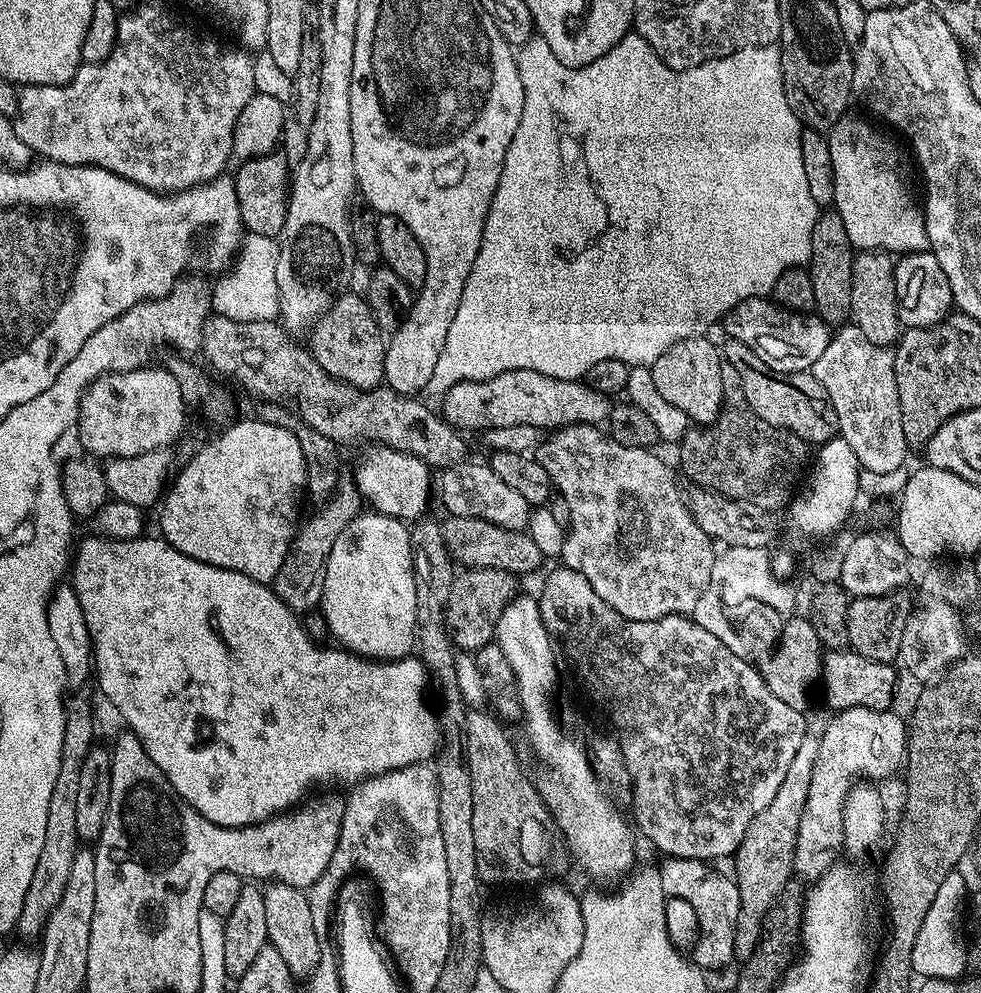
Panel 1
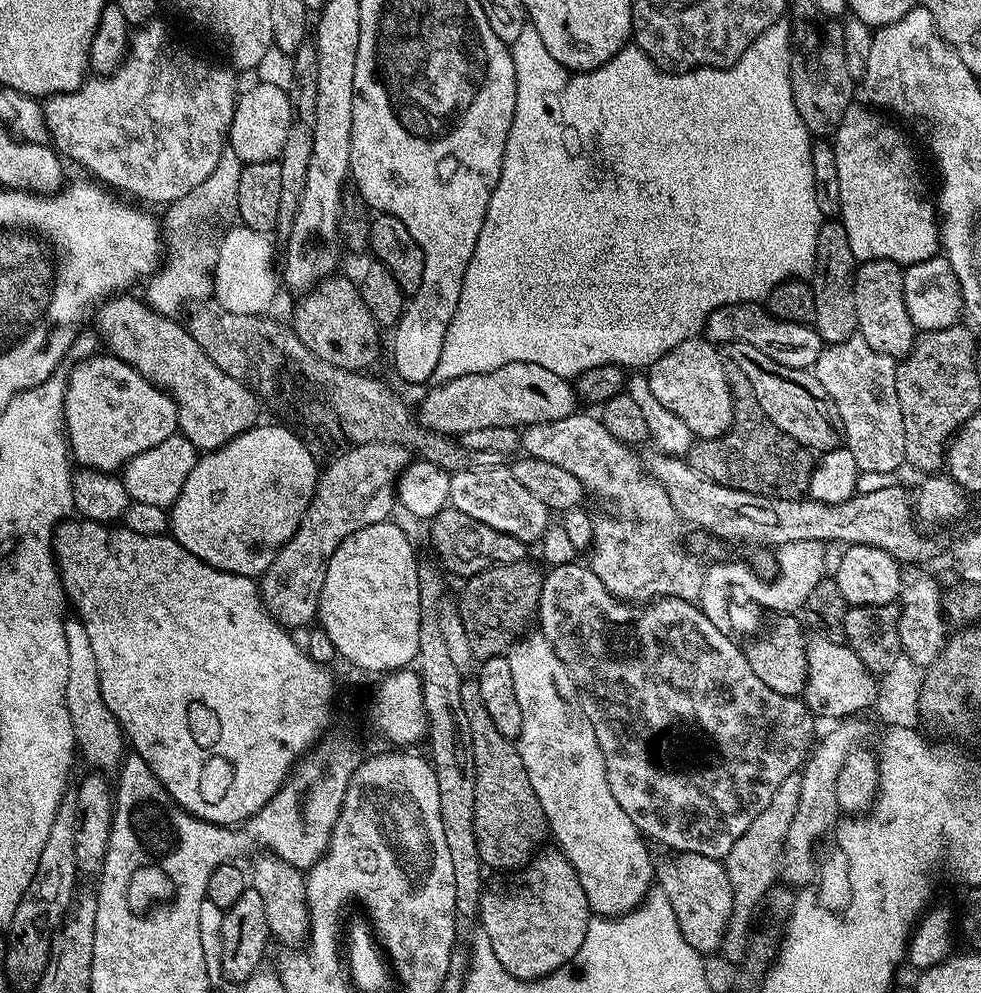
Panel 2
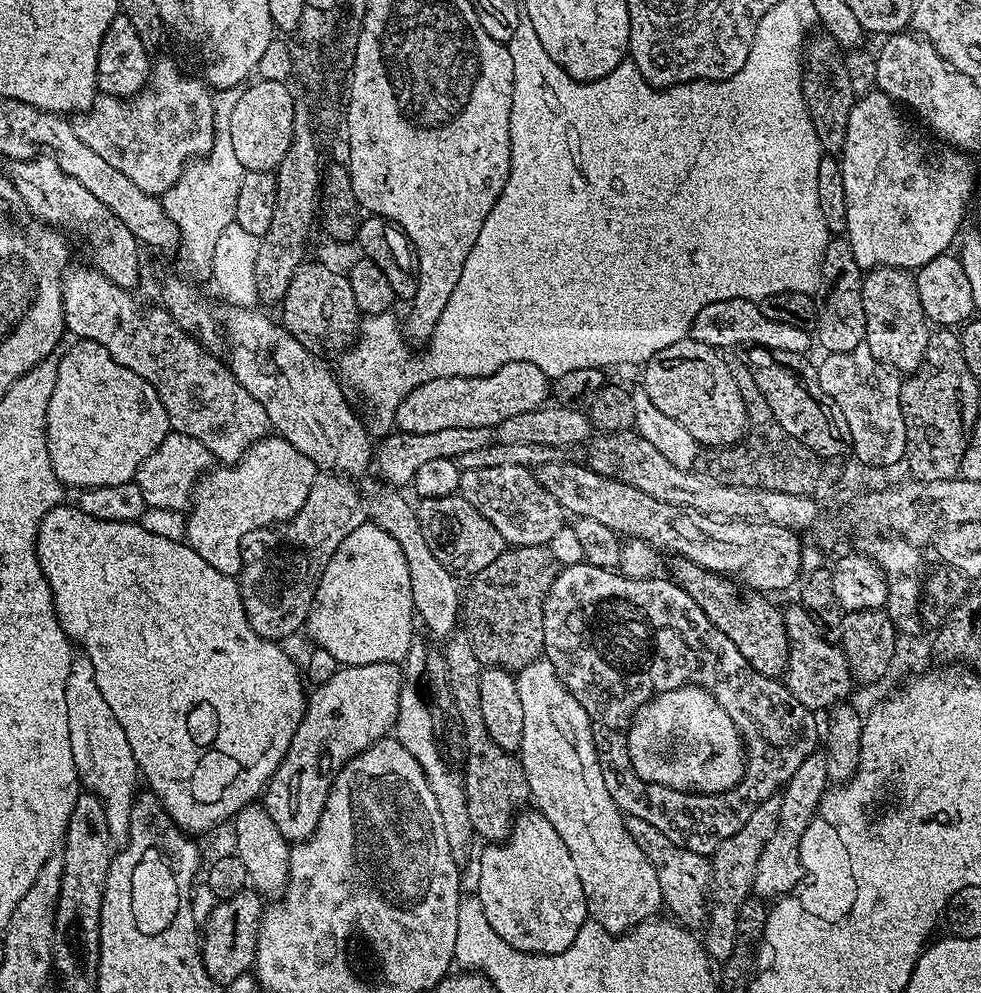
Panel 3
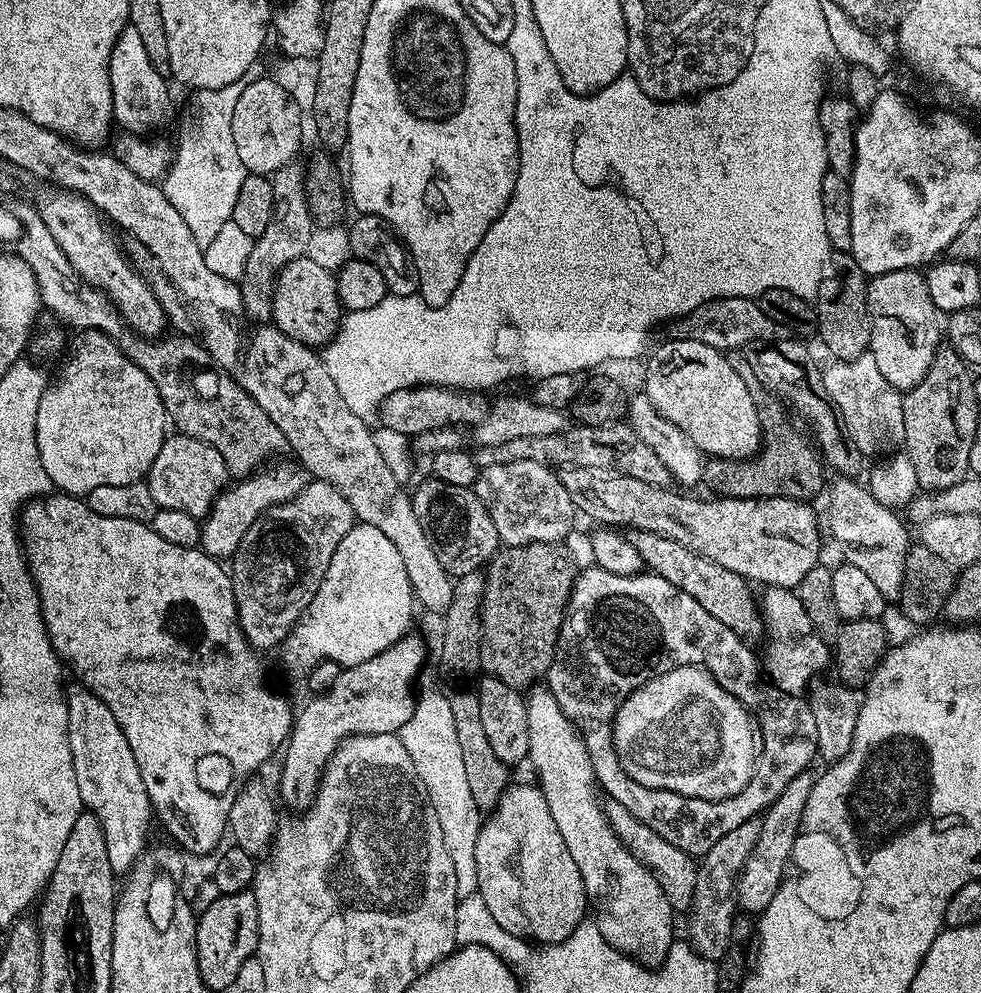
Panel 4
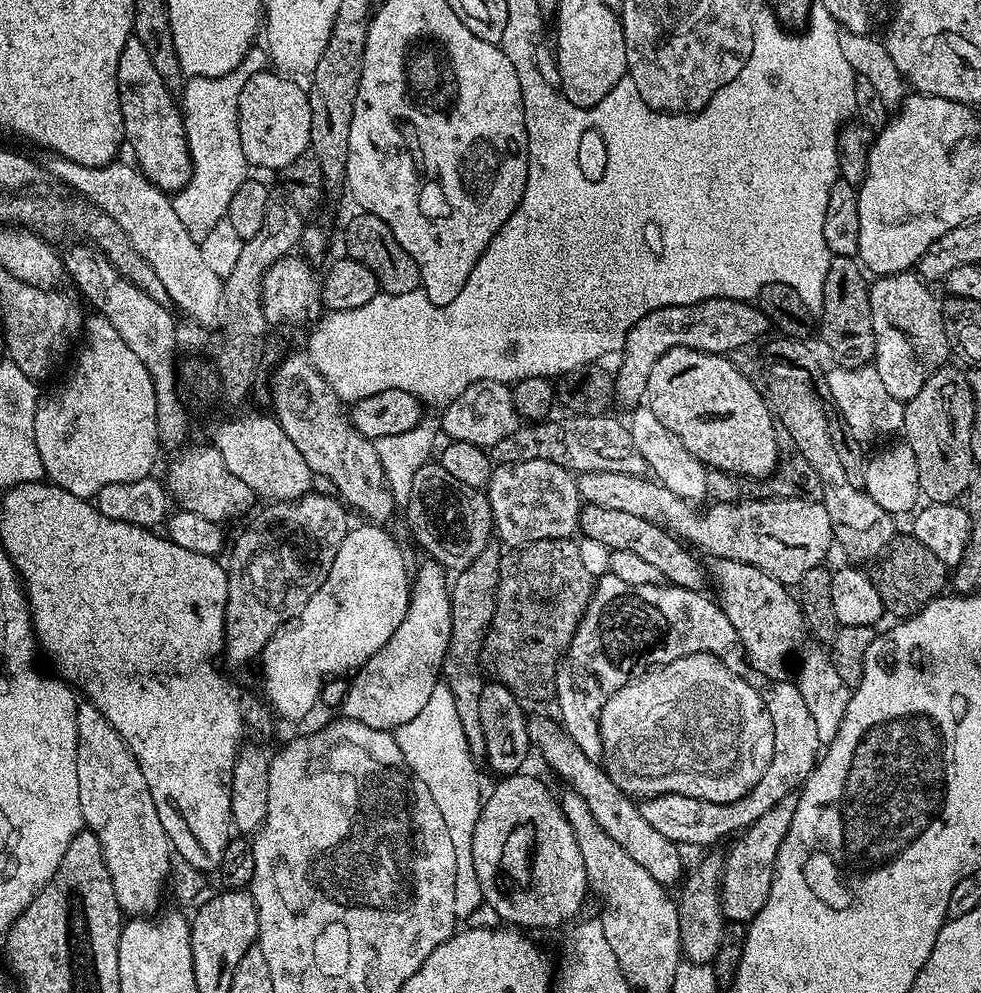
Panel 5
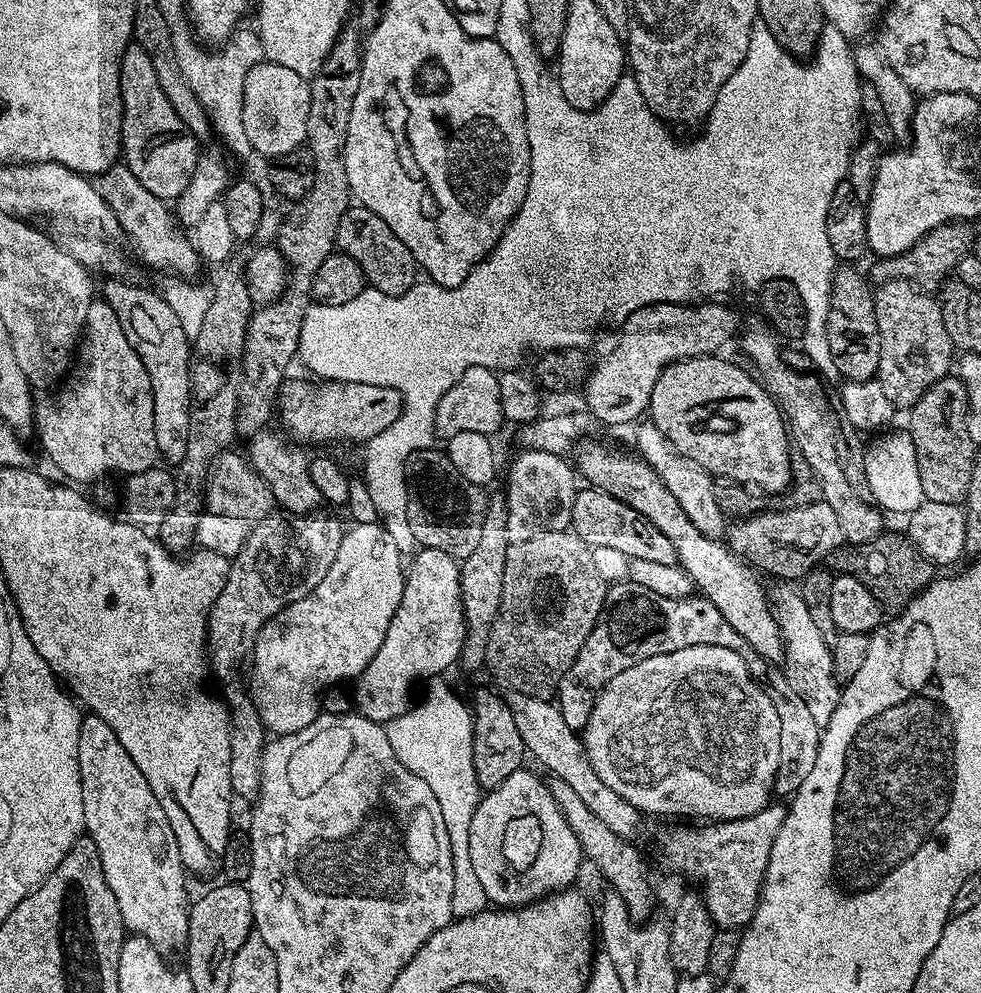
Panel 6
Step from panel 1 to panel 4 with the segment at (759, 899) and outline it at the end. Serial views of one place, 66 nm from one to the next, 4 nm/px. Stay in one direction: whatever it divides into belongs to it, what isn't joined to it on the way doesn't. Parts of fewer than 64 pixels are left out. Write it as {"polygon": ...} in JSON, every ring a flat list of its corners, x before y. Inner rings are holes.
{"polygon":[[759,819,742,822,742,826,737,826,735,830,730,830,730,834,714,842,714,846,710,846,710,850,699,861,690,907,692,917,688,920,688,936,692,939,693,950,701,956,701,961,718,962,729,946,732,917,738,912,736,882,758,842,760,823]]}

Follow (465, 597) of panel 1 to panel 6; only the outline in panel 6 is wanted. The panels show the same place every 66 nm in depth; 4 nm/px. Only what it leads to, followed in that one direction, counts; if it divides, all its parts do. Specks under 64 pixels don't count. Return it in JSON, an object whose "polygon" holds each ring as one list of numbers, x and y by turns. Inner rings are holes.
{"polygon":[[571,530,540,534,517,544,509,543,506,574,502,578,502,606,498,618,494,618,484,659,487,671,492,671,493,678,505,684,505,689,527,696,547,697,548,691,551,688,553,691,561,678,568,675,574,658,578,658,578,650,582,650,590,630,594,630,600,613,604,611,604,600,610,587,598,574,591,554,588,544]]}

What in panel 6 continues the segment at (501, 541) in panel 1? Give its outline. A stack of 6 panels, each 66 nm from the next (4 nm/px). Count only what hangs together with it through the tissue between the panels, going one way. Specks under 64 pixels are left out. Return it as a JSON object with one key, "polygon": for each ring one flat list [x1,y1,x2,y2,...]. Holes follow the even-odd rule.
{"polygon":[[433,446,426,450,418,450,408,460,406,474,408,475,408,517,410,530,414,530,414,538,420,548,442,550,446,554,463,558,474,554,479,540,482,538,482,522,486,522,486,510,490,503,489,497,484,497,485,489,474,482,466,482,454,470,454,462,450,462,447,451]]}

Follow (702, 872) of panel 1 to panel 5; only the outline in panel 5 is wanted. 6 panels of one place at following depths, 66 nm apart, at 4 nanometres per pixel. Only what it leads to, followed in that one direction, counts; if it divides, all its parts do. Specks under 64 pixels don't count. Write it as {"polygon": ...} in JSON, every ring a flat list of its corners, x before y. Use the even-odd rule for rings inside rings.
{"polygon":[[532,716,528,722,528,743,533,749,540,751,540,756,568,783,567,787,576,792,590,806,590,814,594,814,594,822,646,870,652,878,670,888,677,885,684,874,682,856,679,845,665,838,654,828,646,818,642,818,640,805,633,797,624,793,608,776,597,761,586,758,578,747,578,742,565,734,563,728,555,719,548,716]]}

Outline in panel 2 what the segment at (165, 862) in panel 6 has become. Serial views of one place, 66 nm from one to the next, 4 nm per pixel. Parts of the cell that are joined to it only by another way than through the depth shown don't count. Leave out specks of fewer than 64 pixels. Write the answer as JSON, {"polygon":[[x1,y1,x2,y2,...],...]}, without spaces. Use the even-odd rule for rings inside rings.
{"polygon":[[75,618,65,619,64,634,66,636,66,654,70,654,70,666,66,670,66,710,70,714,79,755,84,755,85,762,96,767,93,769,115,769,125,755,126,737,119,722,114,718,110,706,106,706,106,702,102,698,100,679,98,678,98,662,94,662,94,650,90,647,90,637,86,634,86,628,82,626,82,622]]}

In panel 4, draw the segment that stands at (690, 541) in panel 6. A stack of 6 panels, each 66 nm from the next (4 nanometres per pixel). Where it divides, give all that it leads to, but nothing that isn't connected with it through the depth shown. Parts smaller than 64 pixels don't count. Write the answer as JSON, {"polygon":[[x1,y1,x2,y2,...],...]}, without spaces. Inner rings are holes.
{"polygon":[[765,587,759,593,760,614,764,618,768,649,762,656,762,668,767,679,786,694,803,697,814,681,830,668,830,645,814,630,814,622,806,615,797,593,791,588]]}

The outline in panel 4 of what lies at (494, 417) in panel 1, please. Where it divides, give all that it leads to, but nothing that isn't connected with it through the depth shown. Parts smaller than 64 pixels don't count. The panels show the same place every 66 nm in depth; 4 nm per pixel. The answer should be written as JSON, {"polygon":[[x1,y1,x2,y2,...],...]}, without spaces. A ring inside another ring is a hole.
{"polygon":[[421,386,418,388,403,388,402,390,394,390,394,394,390,394,384,399,383,404,378,409,379,419,384,419,384,424,389,428,389,433,397,436,407,436,415,438,424,432,432,432,436,428,450,428,453,426,469,426,475,425,487,409,483,396,476,390,457,390,454,388,433,388,431,386]]}

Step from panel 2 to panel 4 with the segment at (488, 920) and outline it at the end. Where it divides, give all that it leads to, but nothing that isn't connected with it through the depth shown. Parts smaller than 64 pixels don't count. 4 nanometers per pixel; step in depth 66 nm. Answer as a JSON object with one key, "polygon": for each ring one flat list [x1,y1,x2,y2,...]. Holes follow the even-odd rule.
{"polygon":[[513,783,504,791,496,807,480,825,474,862,478,862,478,895,502,930,537,945,557,944,570,938,586,918,590,905,582,874,578,874,578,866,574,866,574,858,570,858,570,850,566,850,566,842,562,842,562,833,550,814,550,806,546,806,546,798,535,783]]}

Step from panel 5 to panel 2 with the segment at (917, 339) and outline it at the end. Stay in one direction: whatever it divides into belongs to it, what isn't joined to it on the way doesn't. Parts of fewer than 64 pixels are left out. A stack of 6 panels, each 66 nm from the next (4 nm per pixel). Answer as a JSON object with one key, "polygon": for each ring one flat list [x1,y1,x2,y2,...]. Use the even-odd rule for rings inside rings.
{"polygon":[[865,260,857,267,852,289,858,314,858,335,866,338,866,342,870,342,878,354,893,358,907,356,918,333,904,301,904,268,892,260]]}

